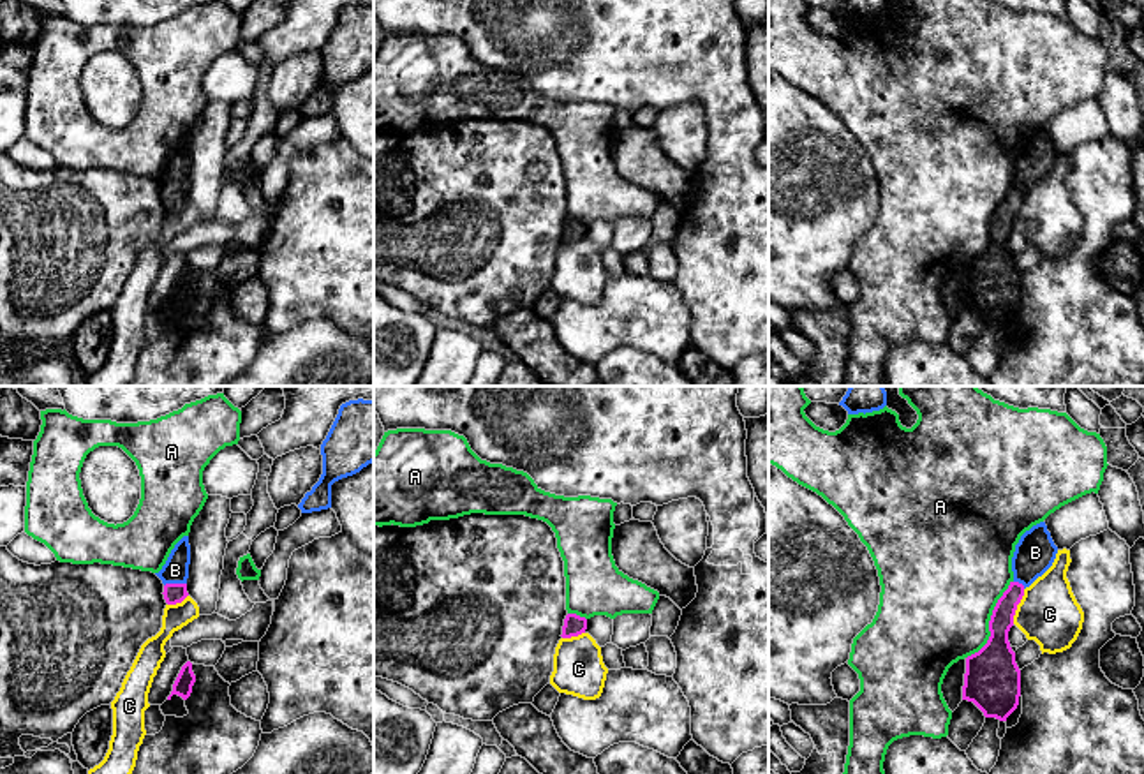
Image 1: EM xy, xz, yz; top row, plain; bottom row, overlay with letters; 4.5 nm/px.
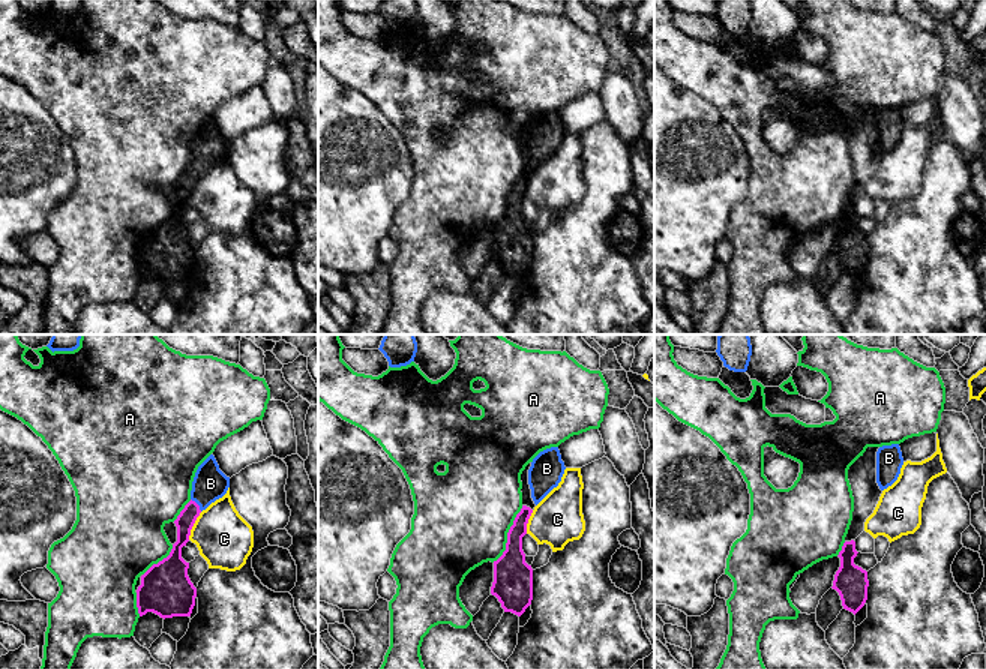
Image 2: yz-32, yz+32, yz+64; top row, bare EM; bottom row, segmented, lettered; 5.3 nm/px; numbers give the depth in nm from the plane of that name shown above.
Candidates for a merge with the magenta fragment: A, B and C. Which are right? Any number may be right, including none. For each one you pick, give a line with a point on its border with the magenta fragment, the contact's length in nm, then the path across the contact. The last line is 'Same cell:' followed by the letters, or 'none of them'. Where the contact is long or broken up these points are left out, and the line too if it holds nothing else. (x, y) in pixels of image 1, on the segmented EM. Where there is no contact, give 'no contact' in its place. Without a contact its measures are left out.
B: xy (175, 584) | 110 nm | across xy (173, 593), (175, 584), (175, 570)
Same cell: B

